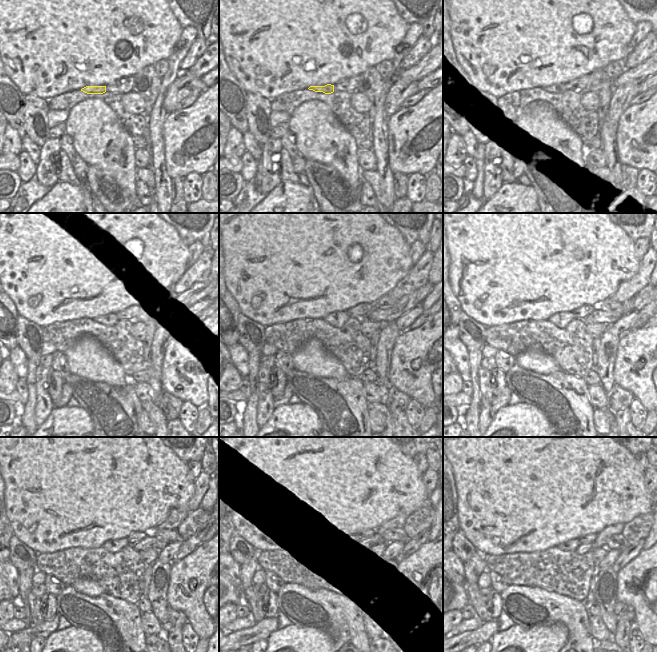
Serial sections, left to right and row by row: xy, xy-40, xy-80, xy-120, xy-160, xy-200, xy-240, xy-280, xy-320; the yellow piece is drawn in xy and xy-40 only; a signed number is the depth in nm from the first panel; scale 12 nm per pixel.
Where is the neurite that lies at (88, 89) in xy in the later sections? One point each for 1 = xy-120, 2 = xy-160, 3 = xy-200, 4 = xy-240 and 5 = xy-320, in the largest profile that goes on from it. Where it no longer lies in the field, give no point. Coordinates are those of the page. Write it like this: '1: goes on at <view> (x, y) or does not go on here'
1: goes on at xy-120 (109, 319)
2: goes on at xy-160 (336, 319)
3: goes on at xy-200 (561, 319)
4: goes on at xy-240 (112, 546)
5: goes on at xy-320 (571, 545)

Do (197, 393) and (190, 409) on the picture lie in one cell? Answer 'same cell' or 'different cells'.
different cells

